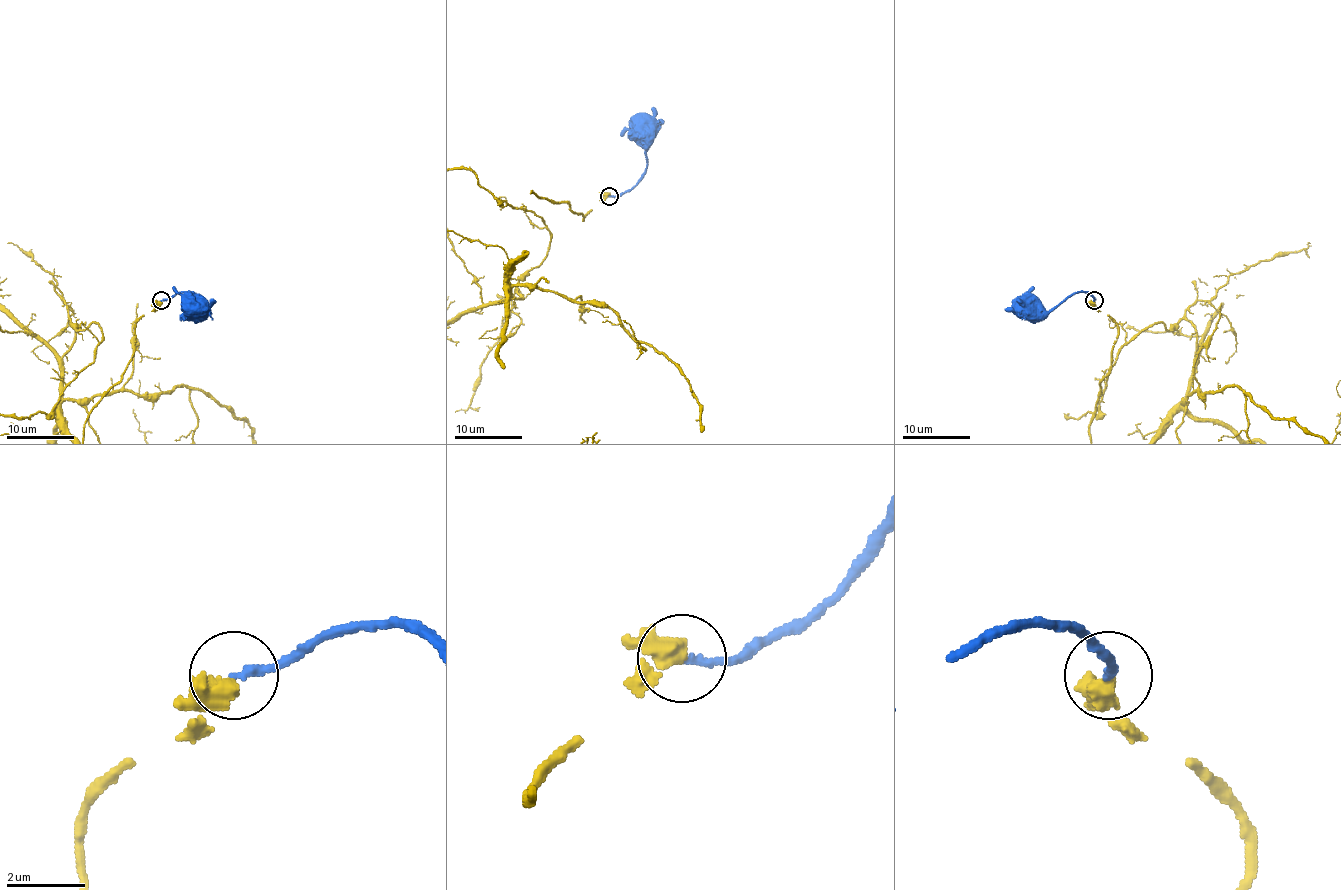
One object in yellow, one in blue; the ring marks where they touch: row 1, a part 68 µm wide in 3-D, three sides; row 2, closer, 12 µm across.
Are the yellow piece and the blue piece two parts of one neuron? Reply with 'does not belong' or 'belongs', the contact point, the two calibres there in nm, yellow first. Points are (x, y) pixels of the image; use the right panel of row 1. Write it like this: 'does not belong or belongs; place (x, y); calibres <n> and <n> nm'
belongs; place (1094, 300); calibres 550 and 190 nm

